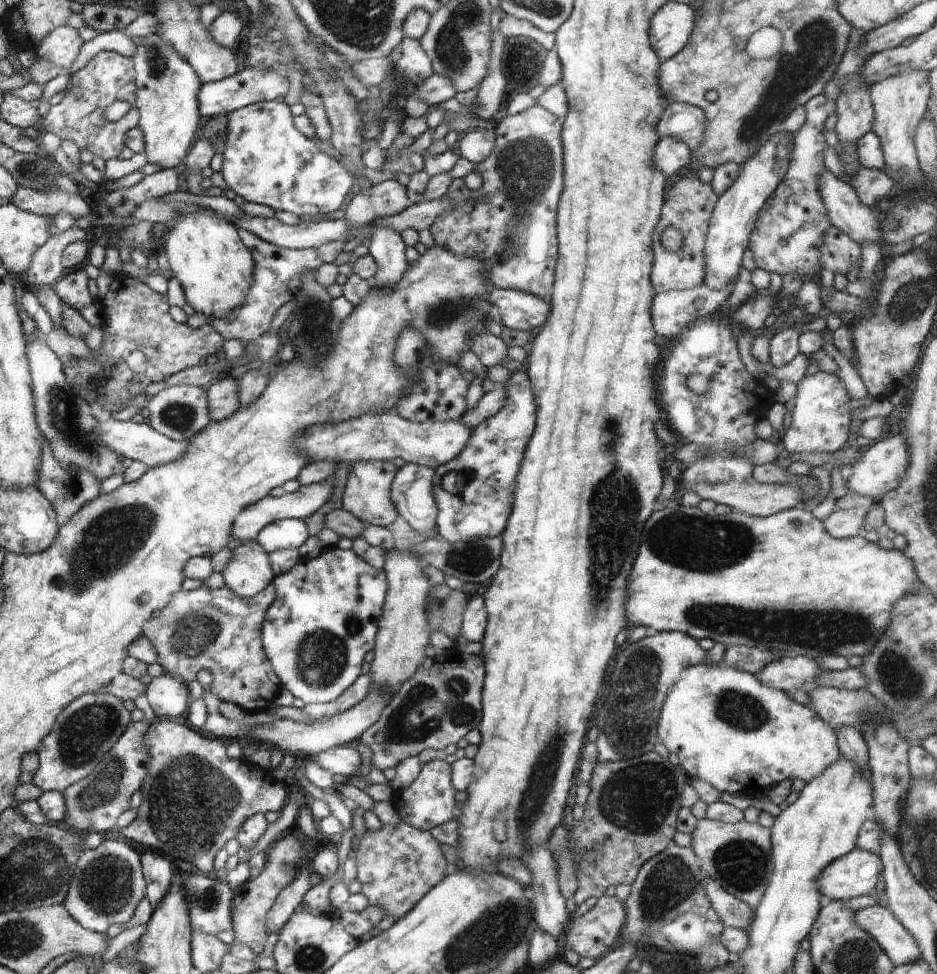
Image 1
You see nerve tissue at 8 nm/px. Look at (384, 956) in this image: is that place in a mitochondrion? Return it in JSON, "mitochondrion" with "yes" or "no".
{"mitochondrion":"no"}

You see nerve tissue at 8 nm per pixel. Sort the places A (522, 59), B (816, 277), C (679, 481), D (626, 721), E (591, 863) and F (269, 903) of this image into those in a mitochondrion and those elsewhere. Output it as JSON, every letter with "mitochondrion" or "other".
{"A":"mitochondrion","B":"other","C":"other","D":"mitochondrion","E":"other","F":"other"}

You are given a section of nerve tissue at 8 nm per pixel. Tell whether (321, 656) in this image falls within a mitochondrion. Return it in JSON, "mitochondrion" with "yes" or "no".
{"mitochondrion":"yes"}

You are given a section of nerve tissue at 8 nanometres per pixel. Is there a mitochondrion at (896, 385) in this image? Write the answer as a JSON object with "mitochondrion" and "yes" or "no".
{"mitochondrion":"no"}

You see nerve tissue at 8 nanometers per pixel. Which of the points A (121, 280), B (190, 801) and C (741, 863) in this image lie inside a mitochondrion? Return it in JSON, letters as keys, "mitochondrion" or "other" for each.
{"A":"other","B":"mitochondrion","C":"mitochondrion"}

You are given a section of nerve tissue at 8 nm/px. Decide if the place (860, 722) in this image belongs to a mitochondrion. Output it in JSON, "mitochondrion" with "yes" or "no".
{"mitochondrion":"no"}

